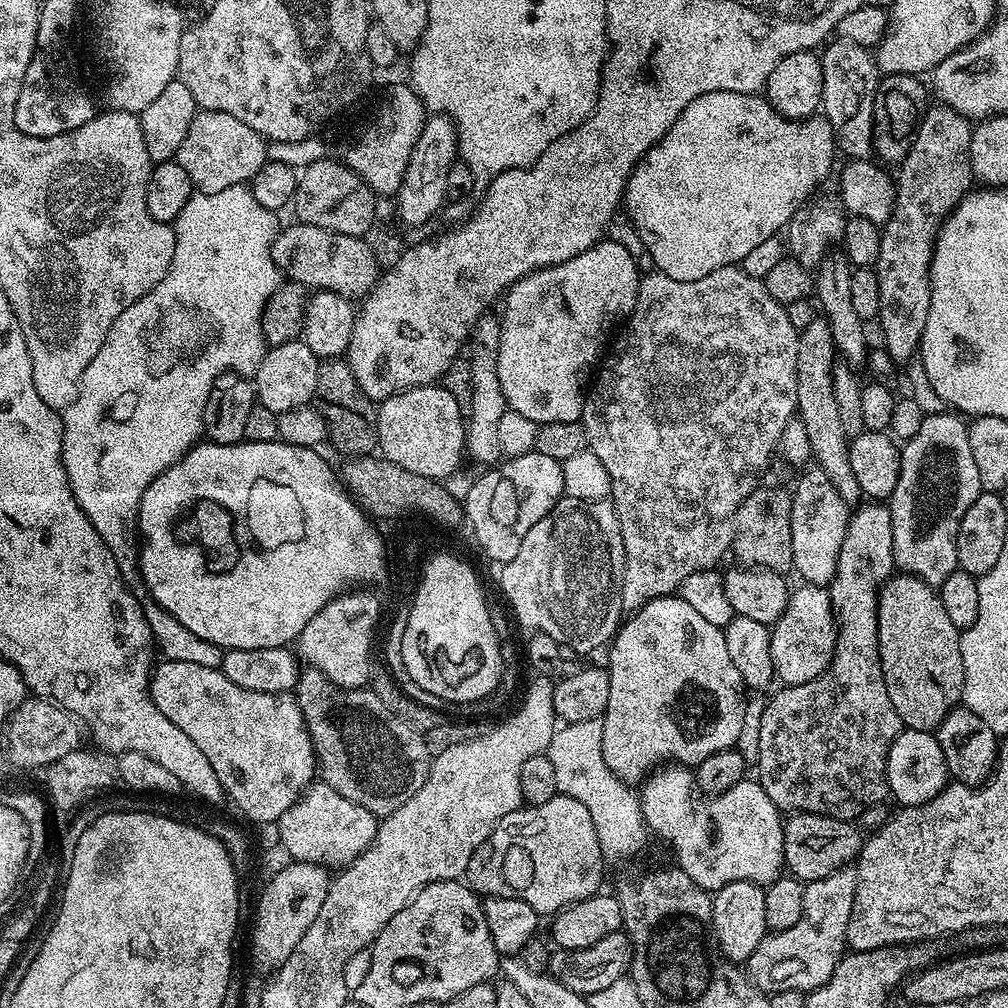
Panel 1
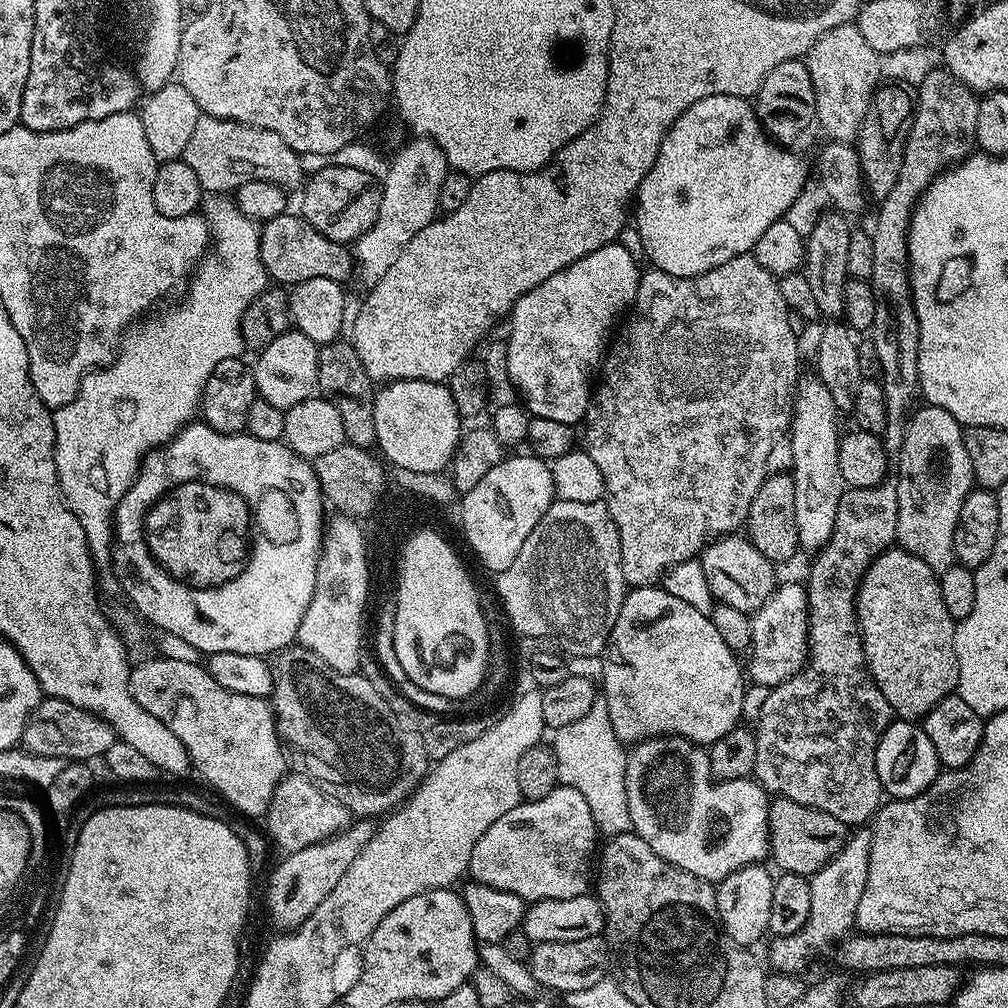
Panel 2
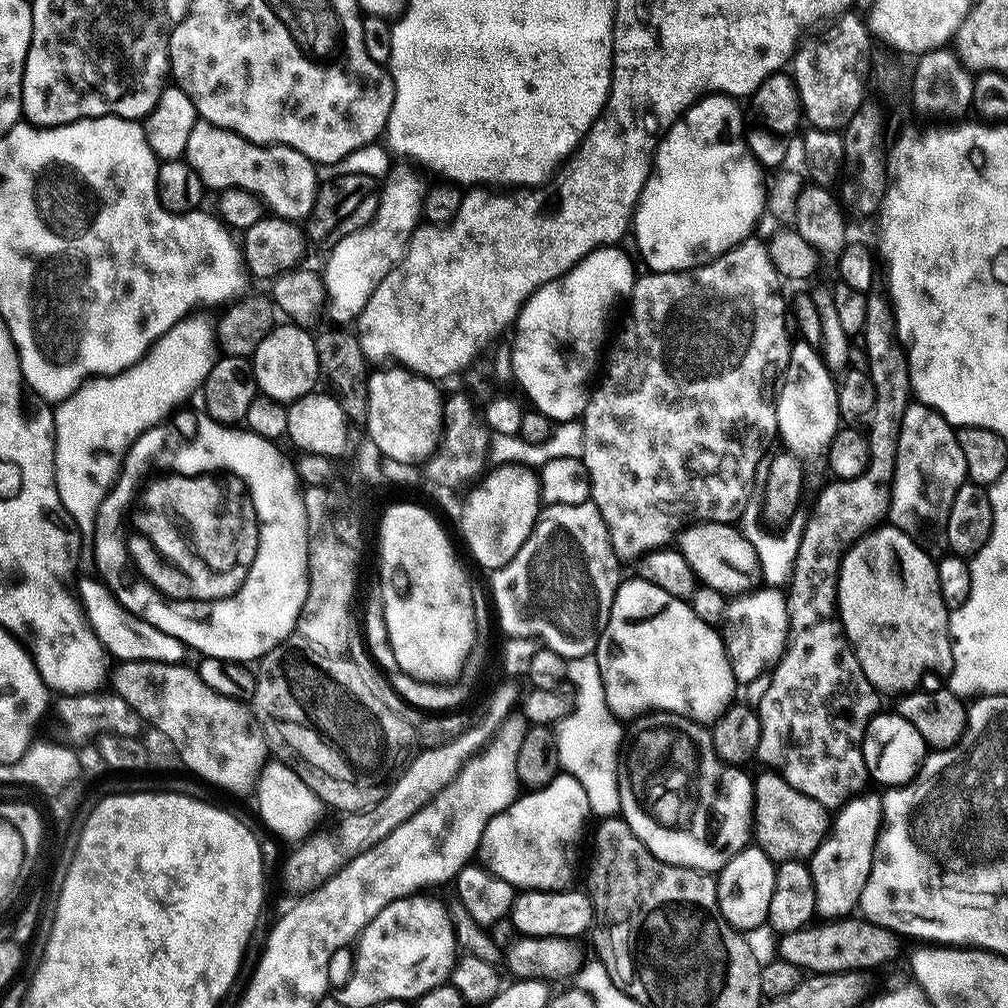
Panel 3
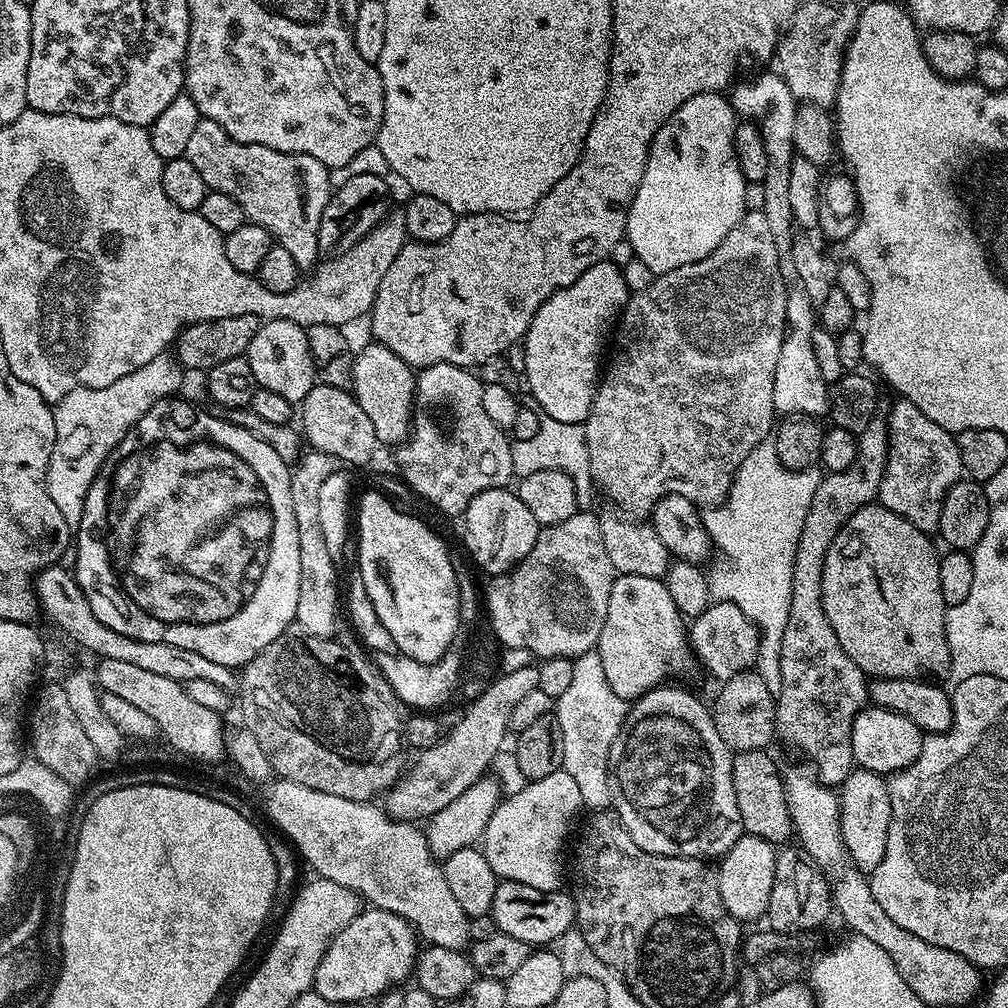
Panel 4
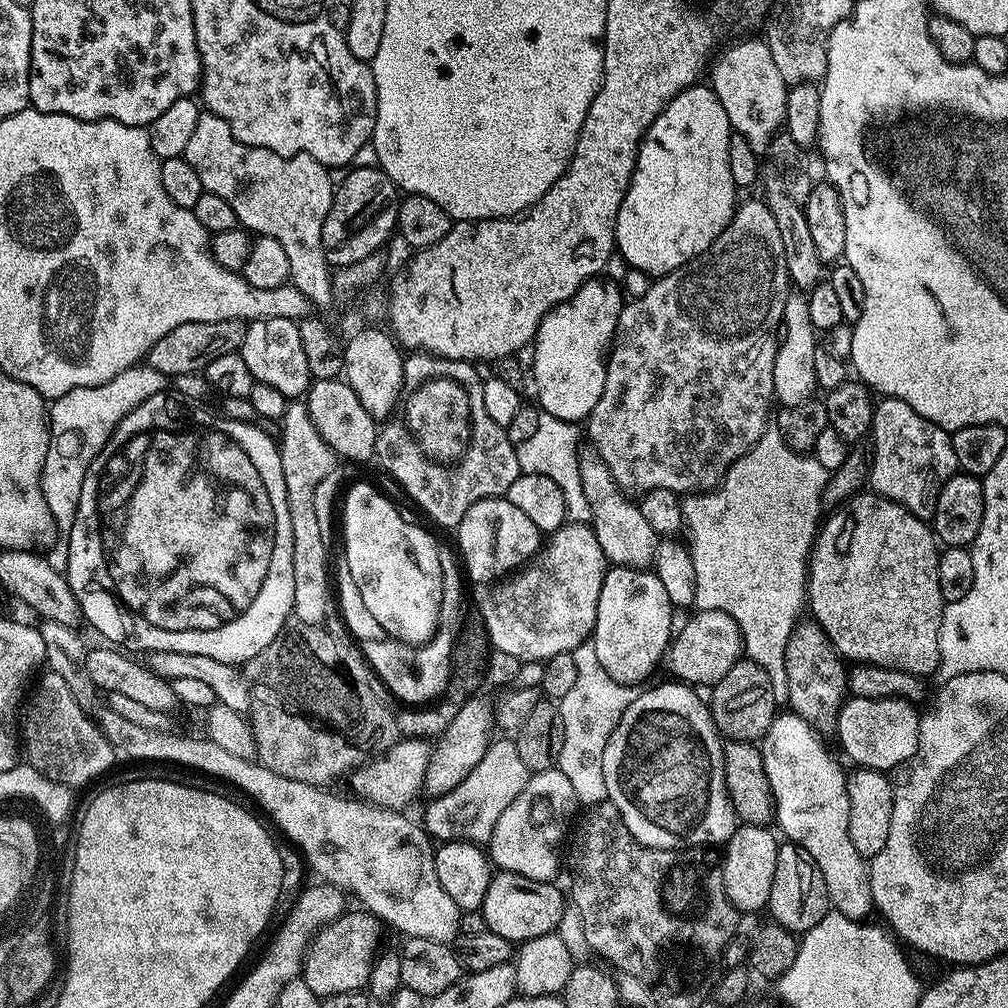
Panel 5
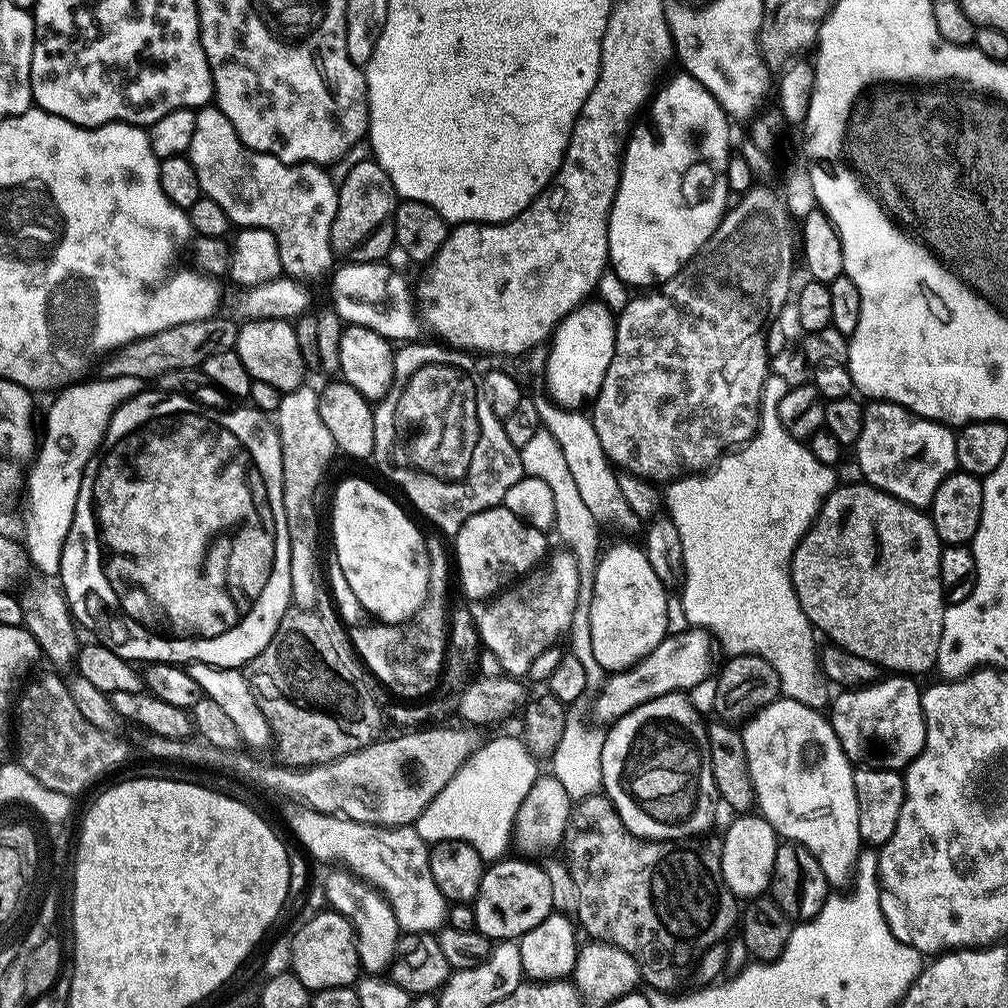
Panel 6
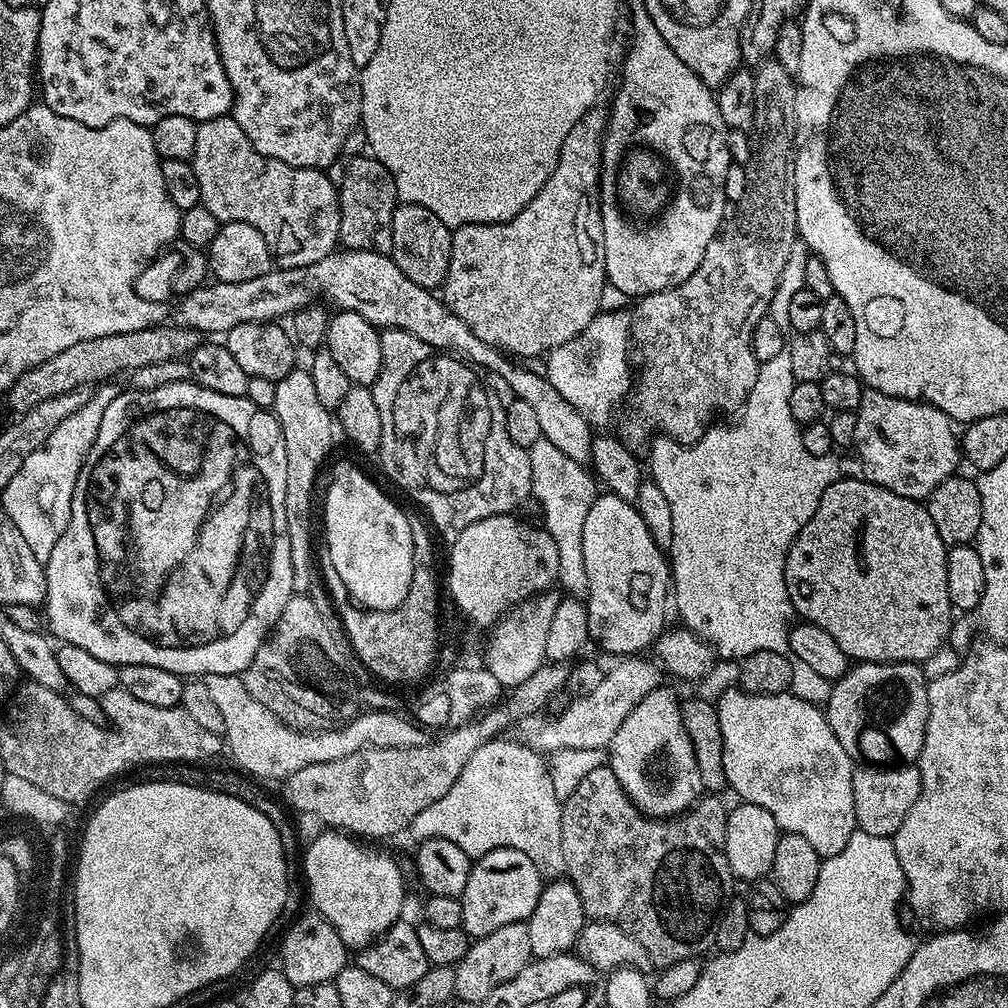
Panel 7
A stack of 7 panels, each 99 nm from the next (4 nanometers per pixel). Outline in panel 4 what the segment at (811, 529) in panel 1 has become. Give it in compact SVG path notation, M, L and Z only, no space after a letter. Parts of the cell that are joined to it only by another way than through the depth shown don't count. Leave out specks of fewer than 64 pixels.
M772 70L754 77L753 80L744 80L738 84L730 92L732 109L737 117L745 121L758 122L760 137L766 150L768 165L766 178L762 181L762 189L764 188L762 211L766 222L770 222L770 230L776 239L780 269L786 286L786 331L782 350L778 350L778 366L774 370L774 406L780 414L820 418L828 411L830 385L822 378L822 373L818 371L818 362L814 359L812 334L818 327L818 308L806 295L806 289L802 287L802 278L798 278L798 270L794 270L792 257L794 221L790 210L790 166L796 151L794 114L798 101L790 86L786 86L784 79Z

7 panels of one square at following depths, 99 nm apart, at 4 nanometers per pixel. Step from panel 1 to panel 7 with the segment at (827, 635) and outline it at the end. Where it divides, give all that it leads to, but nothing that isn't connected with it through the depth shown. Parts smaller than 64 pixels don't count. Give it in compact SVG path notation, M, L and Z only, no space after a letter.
M620 658L616 665L605 671L602 682L594 690L584 695L577 695L560 715L537 714L520 721L519 739L529 748L541 754L551 754L562 750L604 750L609 747L622 722L655 688L661 687L661 669L644 658Z

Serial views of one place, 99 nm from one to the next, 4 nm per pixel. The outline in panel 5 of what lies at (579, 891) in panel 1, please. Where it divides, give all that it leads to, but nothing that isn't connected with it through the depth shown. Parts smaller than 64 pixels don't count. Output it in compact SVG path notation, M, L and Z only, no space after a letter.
M559 767L531 773L523 781L520 793L505 804L502 814L491 825L491 863L497 869L522 874L531 880L555 881L560 864L562 868L560 843L563 840L565 843L569 831L568 819L577 815L576 808L578 809L578 801L574 786L570 786L570 778L566 778Z

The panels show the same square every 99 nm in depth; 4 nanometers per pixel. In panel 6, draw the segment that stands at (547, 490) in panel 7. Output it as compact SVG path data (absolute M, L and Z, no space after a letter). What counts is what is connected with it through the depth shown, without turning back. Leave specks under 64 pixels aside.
M543 430L534 434L534 438L519 448L520 461L525 473L534 478L546 482L554 494L554 532L560 535L560 540L572 551L571 563L576 565L578 576L578 602L574 602L574 618L570 629L572 636L572 648L570 654L582 662L582 666L588 675L589 681L600 682L605 679L606 673L602 666L598 666L598 658L594 658L594 646L590 646L590 602L594 598L594 574L598 559L598 547L596 548L596 528L598 522L594 514L582 502L582 494L578 494L578 486L570 475L570 469L566 466L566 458L562 458L562 446L554 442L554 438Z

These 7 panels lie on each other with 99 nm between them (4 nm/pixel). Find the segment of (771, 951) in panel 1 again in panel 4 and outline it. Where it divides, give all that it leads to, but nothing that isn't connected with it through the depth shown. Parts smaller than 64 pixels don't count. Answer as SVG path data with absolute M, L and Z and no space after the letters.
M857 767L844 779L843 784L839 785L838 795L842 842L861 872L871 874L882 862L882 854L886 854L886 838L892 817L887 779L879 772Z

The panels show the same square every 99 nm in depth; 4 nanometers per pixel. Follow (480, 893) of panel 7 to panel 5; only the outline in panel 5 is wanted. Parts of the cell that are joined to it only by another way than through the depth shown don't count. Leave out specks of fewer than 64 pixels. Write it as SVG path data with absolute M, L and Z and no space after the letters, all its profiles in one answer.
M497 871L486 890L482 909L488 930L513 942L533 940L547 932L556 932L566 903L565 893L563 896L556 886L546 880L531 880L522 874Z

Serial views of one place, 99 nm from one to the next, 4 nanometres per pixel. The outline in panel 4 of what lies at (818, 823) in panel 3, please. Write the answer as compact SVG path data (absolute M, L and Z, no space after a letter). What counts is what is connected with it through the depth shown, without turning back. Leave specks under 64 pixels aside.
M765 749L737 752L732 758L734 794L738 798L738 814L742 814L745 833L757 836L773 846L785 843L787 836L793 835L792 815L788 809L788 795L784 789L784 777L776 764L768 757Z

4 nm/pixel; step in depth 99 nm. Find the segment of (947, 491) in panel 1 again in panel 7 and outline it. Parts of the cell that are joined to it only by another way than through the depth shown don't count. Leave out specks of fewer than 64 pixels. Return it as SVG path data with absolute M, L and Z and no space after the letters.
M868 390L855 413L854 452L860 455L863 475L878 486L924 502L943 480L957 471L956 463L961 463L962 453L957 433L952 433L953 421L932 404Z

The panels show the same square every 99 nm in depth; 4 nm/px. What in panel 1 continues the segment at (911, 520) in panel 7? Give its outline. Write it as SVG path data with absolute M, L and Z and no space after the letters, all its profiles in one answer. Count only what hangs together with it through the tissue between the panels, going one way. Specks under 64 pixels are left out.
M896 574L880 589L876 598L876 640L880 643L880 665L886 682L886 690L890 694L890 702L894 702L894 710L898 710L898 718L905 729L914 732L932 732L939 729L941 722L950 714L950 710L961 703L964 695L964 667L962 666L960 634L961 629L956 628L954 622L950 622L950 617L946 615L946 606L942 606L939 591L932 589L925 580L907 574Z

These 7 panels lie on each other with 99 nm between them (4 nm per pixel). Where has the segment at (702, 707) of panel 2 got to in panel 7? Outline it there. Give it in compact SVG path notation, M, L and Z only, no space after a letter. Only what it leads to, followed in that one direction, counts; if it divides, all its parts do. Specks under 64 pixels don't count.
M611 494L597 495L590 506L590 514L586 514L586 526L582 526L582 558L586 566L586 574L588 575L588 594L586 603L588 606L588 634L593 641L600 643L600 648L604 652L613 652L613 657L628 658L633 654L640 654L643 648L651 649L659 639L661 633L665 631L664 625L664 607L670 604L670 564L662 553L661 545L652 541L650 530L646 526L646 522L642 518L639 507L633 501L623 500Z

